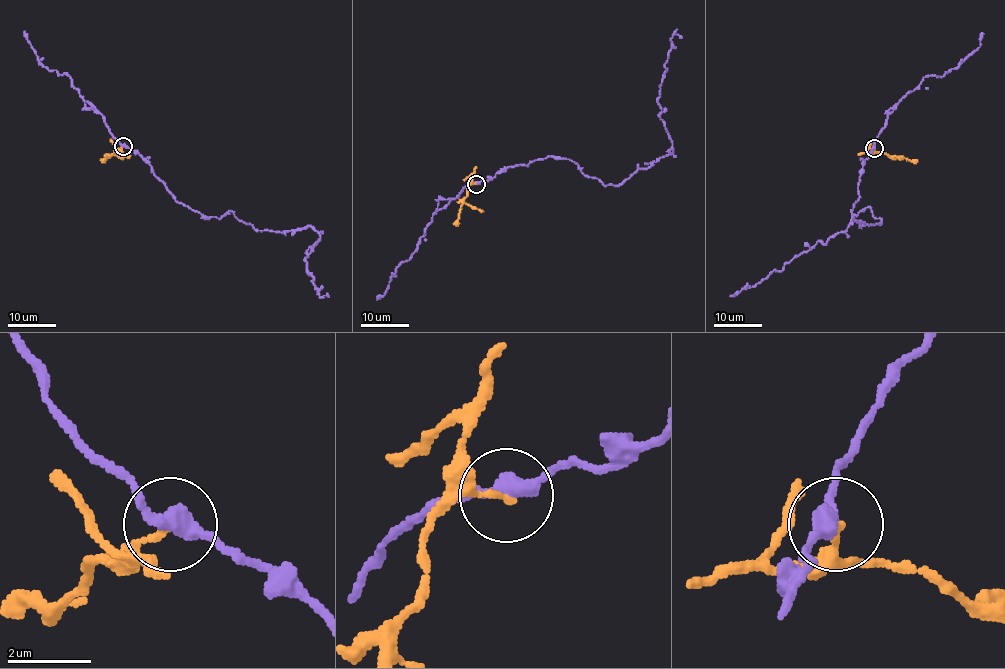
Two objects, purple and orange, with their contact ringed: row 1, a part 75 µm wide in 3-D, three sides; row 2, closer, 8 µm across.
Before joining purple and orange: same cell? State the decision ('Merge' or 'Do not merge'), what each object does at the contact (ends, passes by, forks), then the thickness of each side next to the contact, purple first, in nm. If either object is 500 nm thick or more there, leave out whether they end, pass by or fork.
Do not merge. At the ring purple passes by. At the ring orange ends. Thickness 360 nm (purple) against 150 nm

